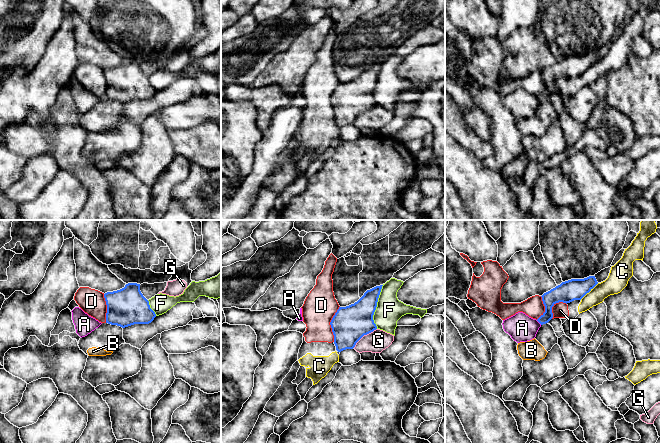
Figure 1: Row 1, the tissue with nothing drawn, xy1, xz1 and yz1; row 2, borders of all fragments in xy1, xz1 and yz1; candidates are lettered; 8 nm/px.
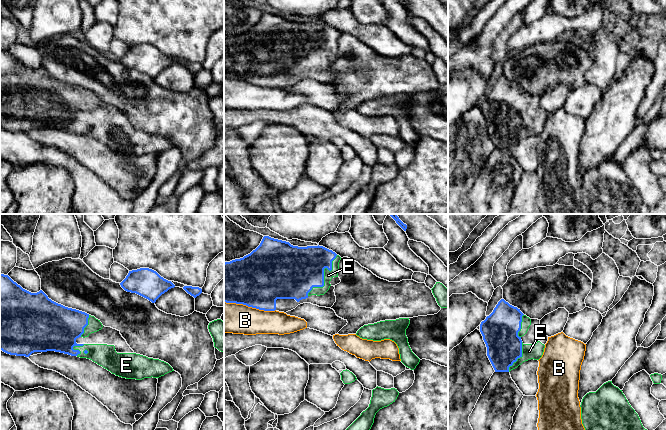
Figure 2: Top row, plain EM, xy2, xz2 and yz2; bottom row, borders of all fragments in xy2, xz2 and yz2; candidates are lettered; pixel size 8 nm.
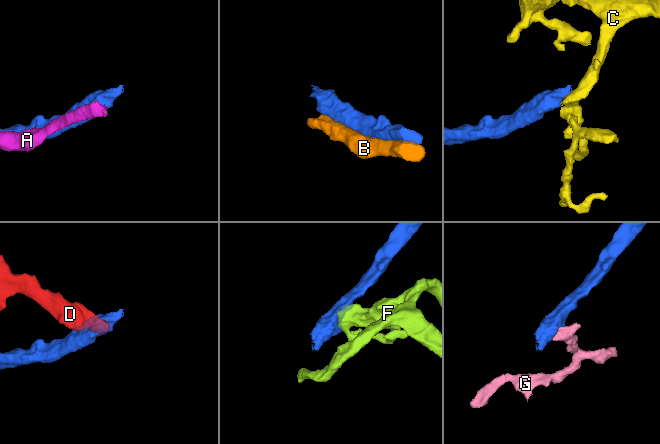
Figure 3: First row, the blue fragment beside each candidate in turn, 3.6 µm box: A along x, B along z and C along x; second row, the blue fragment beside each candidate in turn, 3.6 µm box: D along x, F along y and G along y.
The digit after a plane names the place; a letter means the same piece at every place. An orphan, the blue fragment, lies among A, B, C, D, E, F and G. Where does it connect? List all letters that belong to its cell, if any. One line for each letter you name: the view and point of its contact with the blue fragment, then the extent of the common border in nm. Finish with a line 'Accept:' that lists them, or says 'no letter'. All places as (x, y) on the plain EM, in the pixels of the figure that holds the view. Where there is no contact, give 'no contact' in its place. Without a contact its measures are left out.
E: meets blue in xz2 at (323, 52); contact 400 nm long
Accept: E

